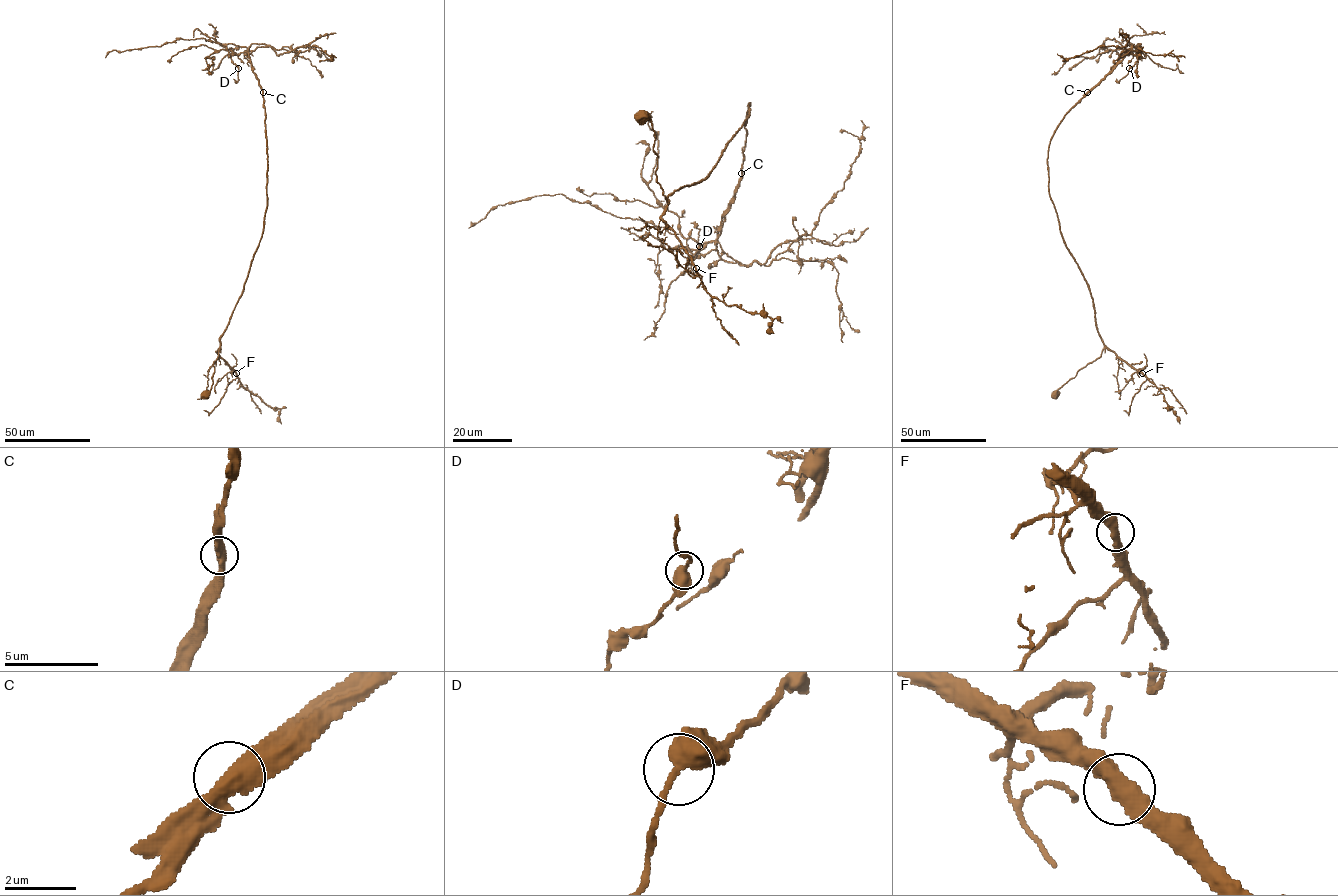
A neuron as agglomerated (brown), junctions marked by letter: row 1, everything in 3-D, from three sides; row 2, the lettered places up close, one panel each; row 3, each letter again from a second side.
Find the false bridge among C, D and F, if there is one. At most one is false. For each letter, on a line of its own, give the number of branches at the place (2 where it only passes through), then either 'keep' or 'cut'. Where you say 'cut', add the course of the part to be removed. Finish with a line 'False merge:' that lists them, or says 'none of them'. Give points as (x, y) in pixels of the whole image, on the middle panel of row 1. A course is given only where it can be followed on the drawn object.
C: 2 branches meet; cut; foreign part runs (742, 173), (719, 229), (719, 256), (748, 265), (829, 262), (838, 273), (841, 310), (860, 332)
D: 2 branches meet; keep
F: 2 branches meet; keep
False merge: C

